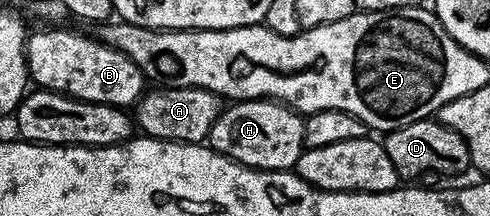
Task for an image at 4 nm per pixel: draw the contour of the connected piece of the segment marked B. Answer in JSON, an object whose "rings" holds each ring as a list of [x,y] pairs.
{"rings":[[[64,27],[36,31],[33,35],[31,32],[24,41],[29,80],[37,88],[57,91],[60,95],[69,95],[71,99],[131,108],[146,90],[144,74],[134,65],[134,61],[130,61],[130,57],[126,57],[126,53],[88,35],[80,31],[67,31]]]}

